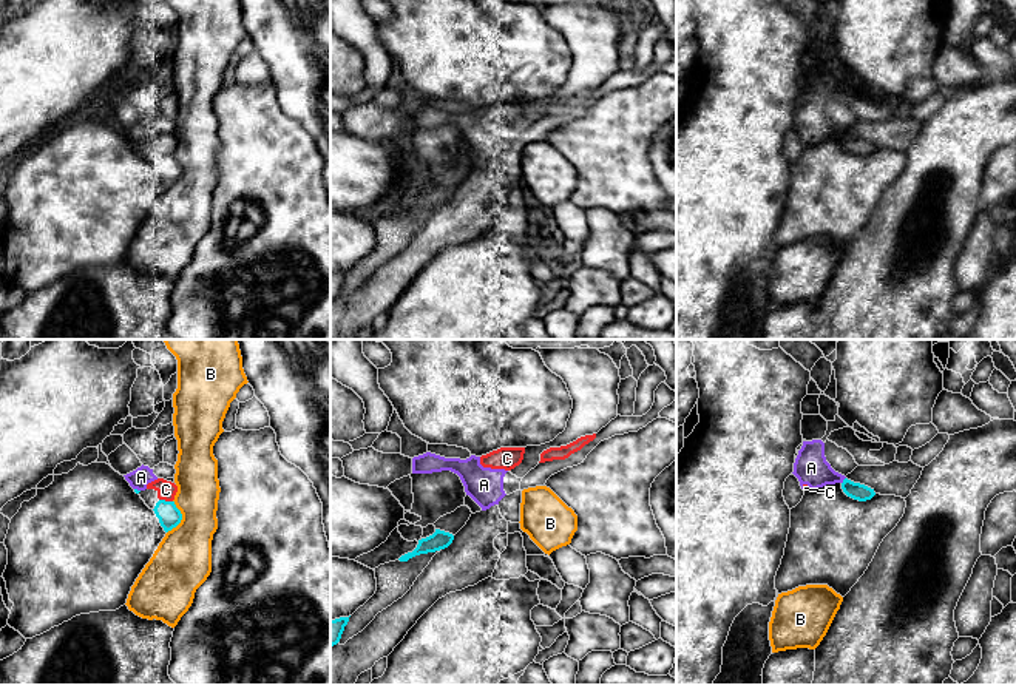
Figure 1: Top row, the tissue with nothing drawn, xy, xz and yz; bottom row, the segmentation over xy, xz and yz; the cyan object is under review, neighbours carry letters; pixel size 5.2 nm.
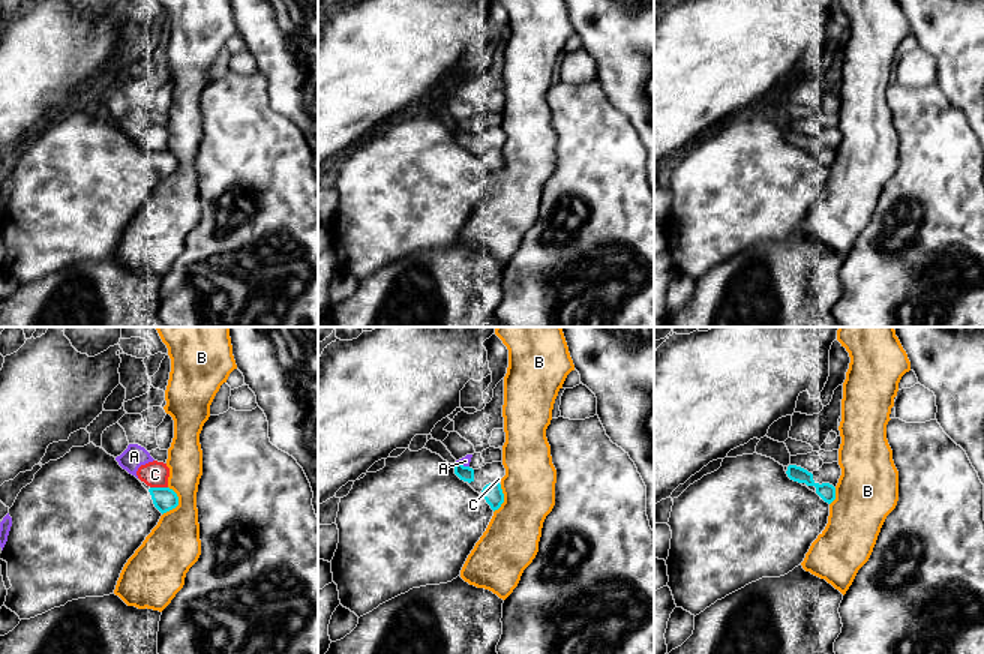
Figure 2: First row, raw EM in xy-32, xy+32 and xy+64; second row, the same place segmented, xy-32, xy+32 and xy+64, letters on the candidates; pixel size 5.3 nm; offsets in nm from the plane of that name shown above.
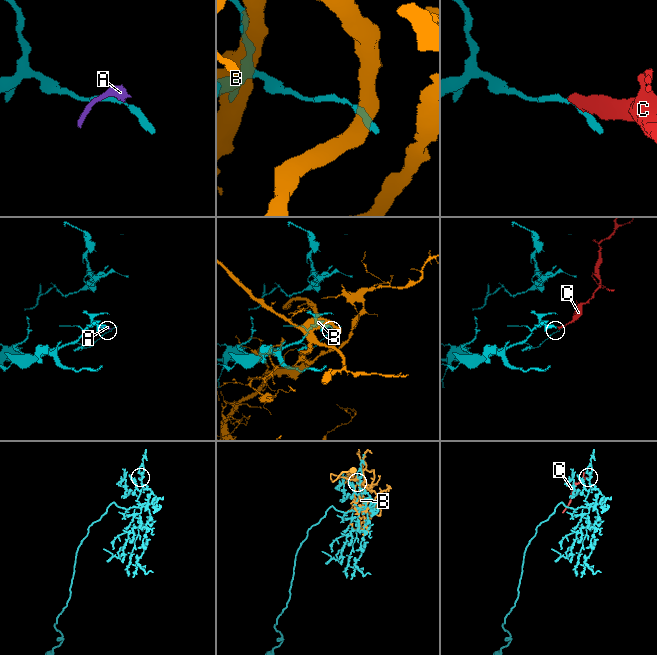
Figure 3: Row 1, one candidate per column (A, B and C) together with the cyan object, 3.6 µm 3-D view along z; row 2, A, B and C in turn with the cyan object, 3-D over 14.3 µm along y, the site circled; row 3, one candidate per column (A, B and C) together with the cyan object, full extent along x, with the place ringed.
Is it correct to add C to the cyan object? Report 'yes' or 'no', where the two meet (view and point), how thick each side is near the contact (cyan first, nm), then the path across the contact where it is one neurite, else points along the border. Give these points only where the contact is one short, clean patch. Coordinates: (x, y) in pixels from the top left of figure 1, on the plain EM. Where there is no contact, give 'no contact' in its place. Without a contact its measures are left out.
no; contact xy (164, 155); calibres 120 and 100 nm; border xy (159, 153), (172, 156)

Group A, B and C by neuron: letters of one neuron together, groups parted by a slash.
A C / B

